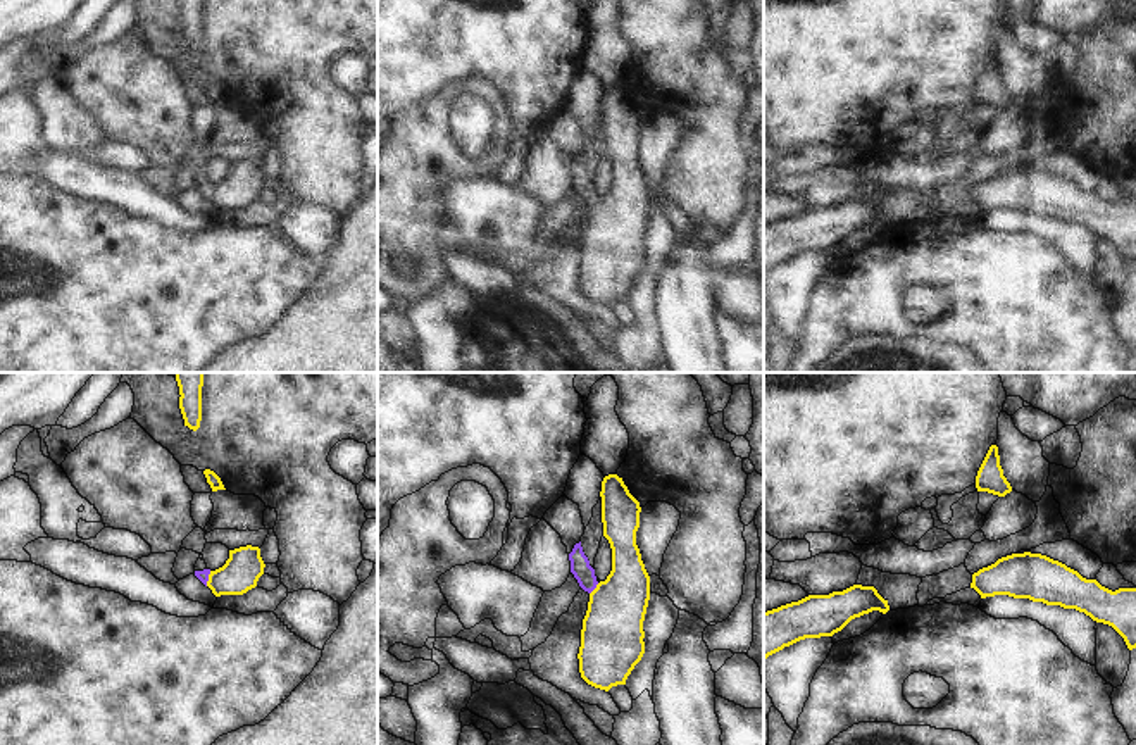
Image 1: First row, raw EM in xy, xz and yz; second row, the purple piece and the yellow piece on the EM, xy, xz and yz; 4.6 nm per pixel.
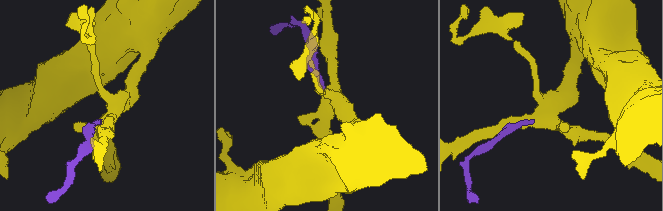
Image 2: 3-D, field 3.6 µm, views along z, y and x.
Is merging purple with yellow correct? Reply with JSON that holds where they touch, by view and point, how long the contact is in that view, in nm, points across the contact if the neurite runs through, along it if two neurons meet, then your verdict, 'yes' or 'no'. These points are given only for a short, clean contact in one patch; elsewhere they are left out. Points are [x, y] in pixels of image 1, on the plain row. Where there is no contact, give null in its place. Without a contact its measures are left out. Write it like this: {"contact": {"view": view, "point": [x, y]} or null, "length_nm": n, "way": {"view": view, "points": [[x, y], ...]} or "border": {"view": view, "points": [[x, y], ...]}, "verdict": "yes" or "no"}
{"contact": {"view": "xz", "point": [595, 200]}, "length_nm": 70, "way": {"view": "xz", "points": [[580, 180], [595, 200], [612, 219], [612, 247]]}, "verdict": "yes"}

